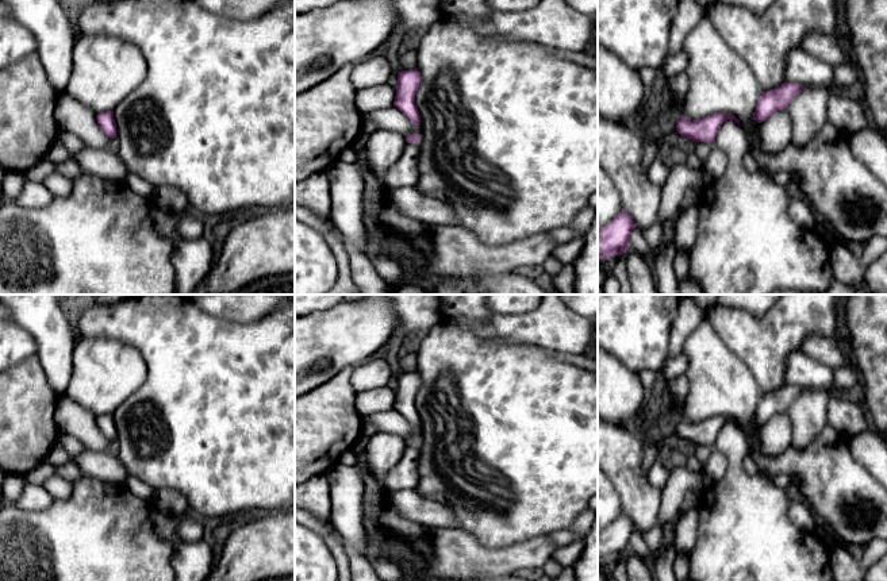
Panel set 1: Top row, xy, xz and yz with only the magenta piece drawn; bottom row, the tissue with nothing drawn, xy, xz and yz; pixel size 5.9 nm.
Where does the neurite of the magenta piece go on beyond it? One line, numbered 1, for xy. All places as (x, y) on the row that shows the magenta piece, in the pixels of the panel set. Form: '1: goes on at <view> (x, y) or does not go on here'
1: does not go on here

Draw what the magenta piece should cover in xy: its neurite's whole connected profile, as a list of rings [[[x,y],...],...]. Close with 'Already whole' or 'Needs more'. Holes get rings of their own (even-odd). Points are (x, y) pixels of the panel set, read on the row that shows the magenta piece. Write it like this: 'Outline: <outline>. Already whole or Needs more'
Outline: [[[112,111],[100,112],[96,115],[96,119],[97,119],[97,124],[100,126],[101,131],[107,136],[110,138],[116,136],[116,123],[115,123]]]. Already whole

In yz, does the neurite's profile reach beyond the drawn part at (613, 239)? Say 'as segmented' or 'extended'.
as segmented

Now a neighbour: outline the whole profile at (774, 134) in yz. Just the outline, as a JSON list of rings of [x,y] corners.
[[[787,108],[775,111],[767,120],[759,123],[756,135],[760,150],[776,154],[791,143],[792,124]]]

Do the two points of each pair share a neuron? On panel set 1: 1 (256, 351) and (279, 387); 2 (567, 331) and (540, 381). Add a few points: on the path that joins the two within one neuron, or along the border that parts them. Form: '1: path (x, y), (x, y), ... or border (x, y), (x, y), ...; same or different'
1: path (256, 360), (256, 364), (271, 379); same
2: border (519, 343), (534, 343), (550, 351); different

